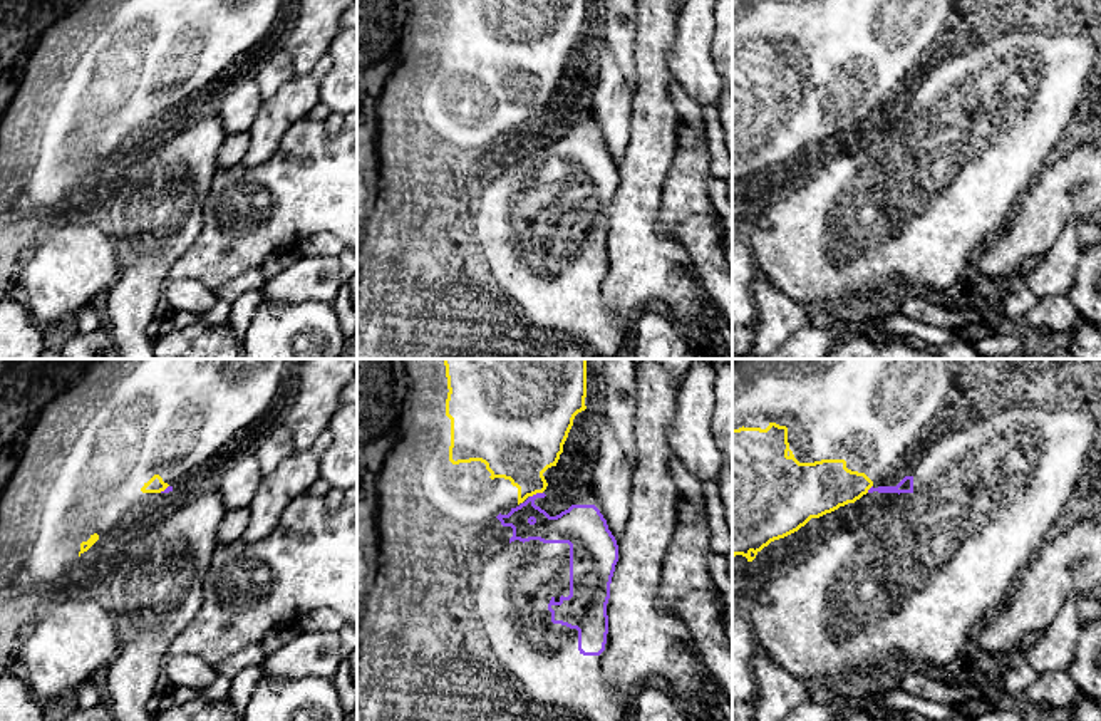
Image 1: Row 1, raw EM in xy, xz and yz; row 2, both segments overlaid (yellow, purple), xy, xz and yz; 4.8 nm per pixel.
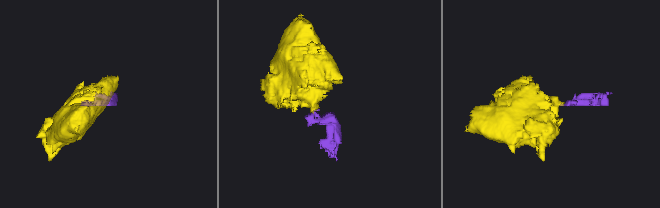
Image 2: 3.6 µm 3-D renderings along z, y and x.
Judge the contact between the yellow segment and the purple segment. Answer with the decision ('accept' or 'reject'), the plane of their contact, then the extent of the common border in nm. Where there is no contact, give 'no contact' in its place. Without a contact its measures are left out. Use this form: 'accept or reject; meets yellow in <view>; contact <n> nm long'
reject; meets yellow in xz; contact 70 nm long

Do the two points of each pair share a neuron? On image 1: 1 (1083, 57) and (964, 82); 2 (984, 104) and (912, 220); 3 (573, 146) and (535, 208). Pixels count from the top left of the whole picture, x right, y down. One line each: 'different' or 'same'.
1: same
2: same
3: same

